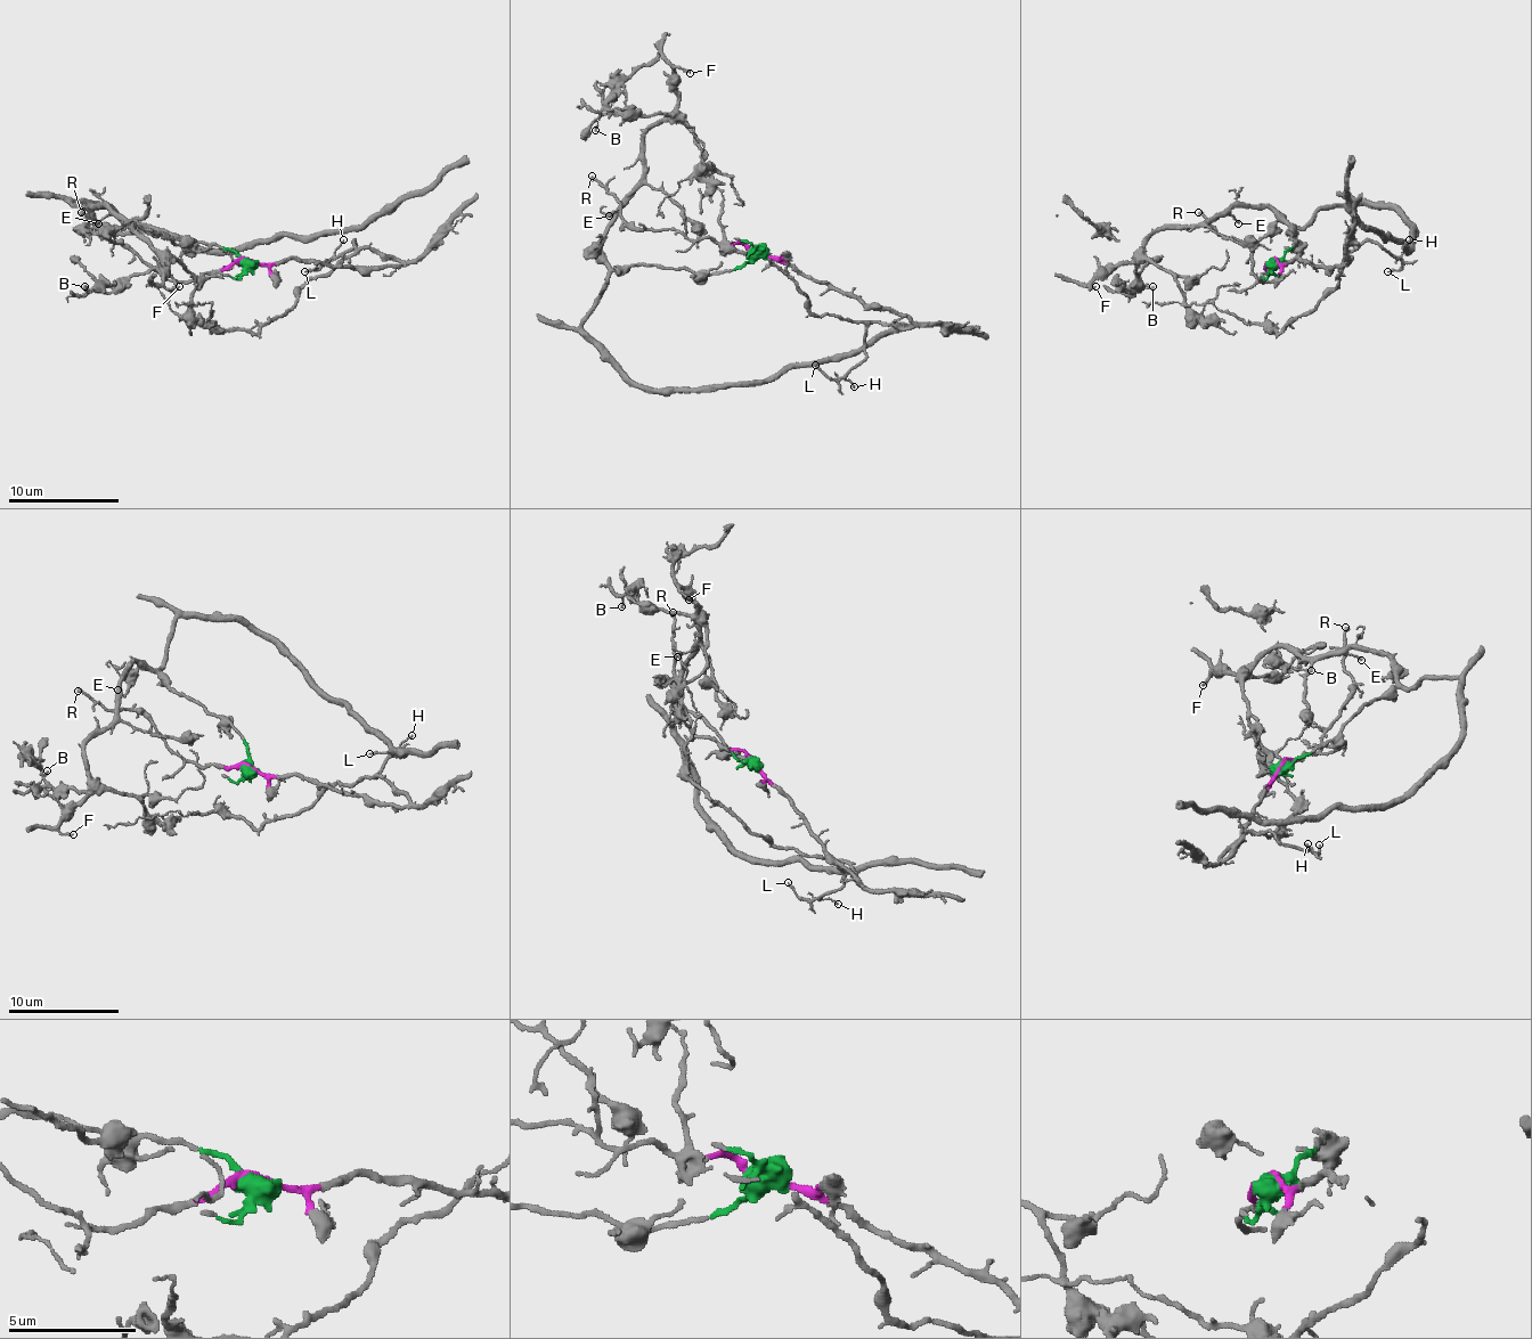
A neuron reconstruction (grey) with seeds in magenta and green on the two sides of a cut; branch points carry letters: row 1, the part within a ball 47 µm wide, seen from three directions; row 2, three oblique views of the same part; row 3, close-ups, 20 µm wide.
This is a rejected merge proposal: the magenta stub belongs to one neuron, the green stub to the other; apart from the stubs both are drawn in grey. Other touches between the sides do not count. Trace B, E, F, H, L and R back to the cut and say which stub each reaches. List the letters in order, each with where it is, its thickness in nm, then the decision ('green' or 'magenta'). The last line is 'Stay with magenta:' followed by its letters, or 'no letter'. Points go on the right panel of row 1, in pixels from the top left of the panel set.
B: place (1152, 286); calibre 100 nm; green
E: place (1238, 223); calibre 130 nm; green
F: place (1095, 286); calibre 140 nm; green
H: place (1409, 239); calibre 110 nm; magenta
L: place (1387, 271); calibre 150 nm; magenta
R: place (1198, 212); calibre 200 nm; magenta
Stay with magenta: H, L, R

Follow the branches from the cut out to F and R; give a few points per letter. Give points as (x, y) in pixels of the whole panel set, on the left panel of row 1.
F: (246, 261), (204, 242), (103, 228), (91, 209), (105, 206), (132, 228), (166, 261), (163, 283), (180, 286)
R: (246, 259), (229, 267), (202, 272), (190, 280), (174, 280), (155, 272), (108, 239), (81, 211)

